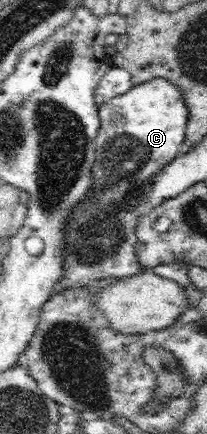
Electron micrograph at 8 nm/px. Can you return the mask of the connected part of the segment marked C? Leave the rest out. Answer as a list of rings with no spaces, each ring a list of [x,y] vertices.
[[[156,78],[142,85],[134,86],[127,93],[108,100],[99,107],[100,129],[94,140],[95,161],[92,167],[91,191],[87,199],[76,207],[68,217],[64,229],[64,270],[63,277],[54,286],[53,293],[85,287],[99,279],[117,277],[126,279],[137,275],[141,271],[135,244],[135,225],[144,210],[137,206],[127,206],[126,198],[135,194],[155,173],[159,173],[167,163],[175,158],[185,145],[185,132],[187,131],[187,115],[189,109],[179,88],[175,88],[169,80]]]

